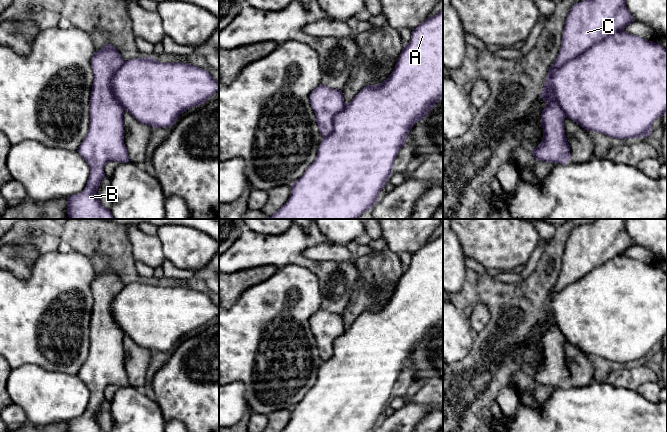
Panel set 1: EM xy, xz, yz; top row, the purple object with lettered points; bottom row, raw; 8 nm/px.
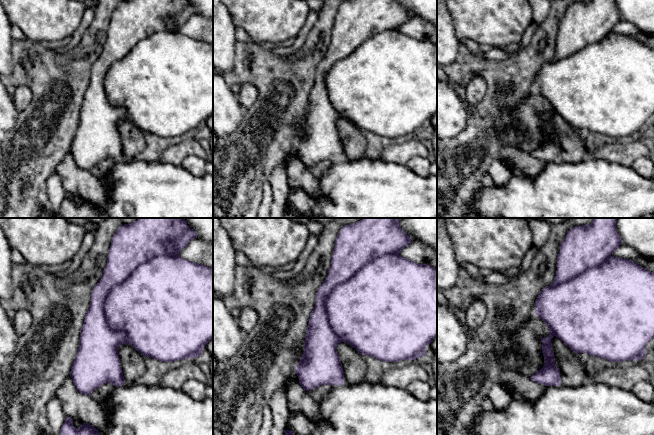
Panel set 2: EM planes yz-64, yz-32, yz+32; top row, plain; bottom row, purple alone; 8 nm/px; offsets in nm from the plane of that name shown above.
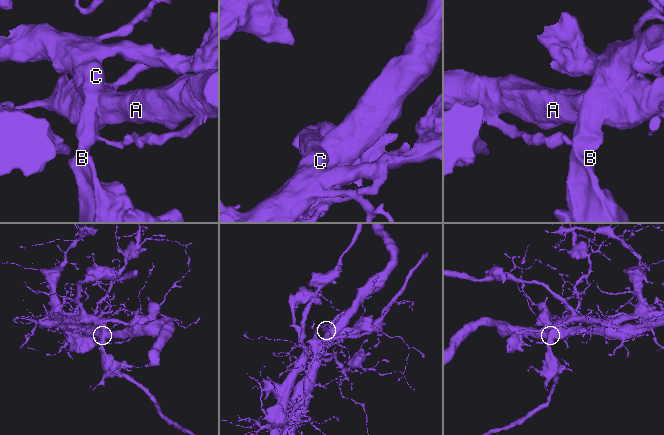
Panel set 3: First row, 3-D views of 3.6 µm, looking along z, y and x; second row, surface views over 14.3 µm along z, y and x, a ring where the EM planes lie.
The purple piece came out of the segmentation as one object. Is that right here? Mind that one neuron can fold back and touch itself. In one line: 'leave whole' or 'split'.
split

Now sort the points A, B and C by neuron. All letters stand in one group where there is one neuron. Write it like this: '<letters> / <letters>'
A / B C

